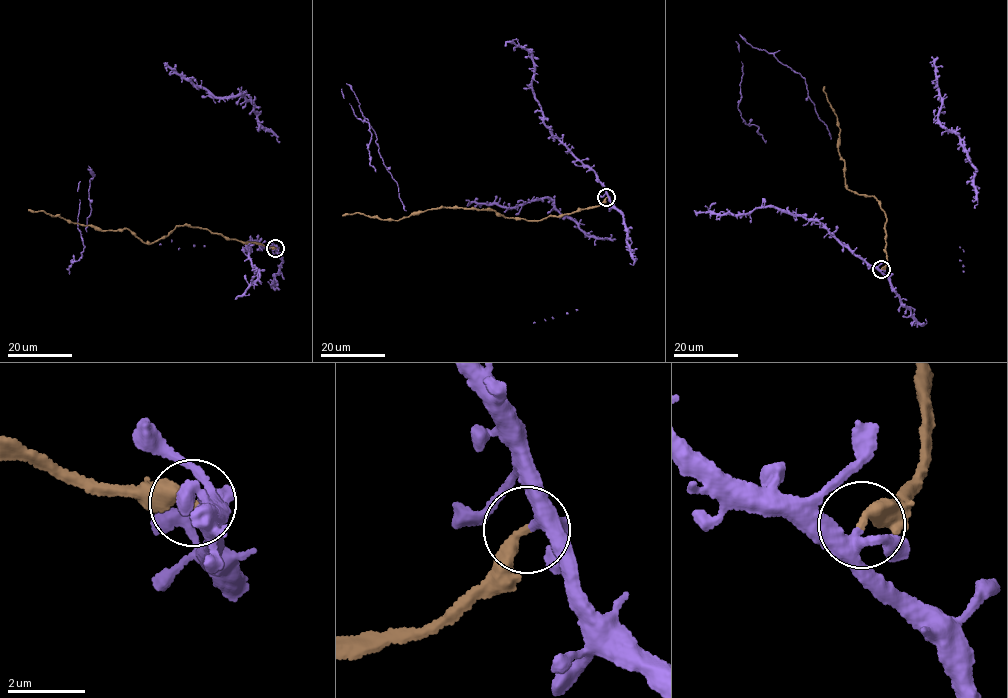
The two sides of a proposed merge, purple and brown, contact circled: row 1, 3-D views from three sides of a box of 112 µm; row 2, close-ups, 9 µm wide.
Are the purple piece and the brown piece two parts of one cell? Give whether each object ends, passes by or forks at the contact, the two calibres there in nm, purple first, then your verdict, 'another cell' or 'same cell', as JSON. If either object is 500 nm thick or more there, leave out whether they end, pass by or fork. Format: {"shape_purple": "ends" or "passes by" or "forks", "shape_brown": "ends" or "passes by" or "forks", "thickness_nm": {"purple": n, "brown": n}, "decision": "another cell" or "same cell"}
{"shape_purple": "forks", "shape_brown": "ends", "thickness_nm": {"purple": 300, "brown": 320}, "decision": "another cell"}

